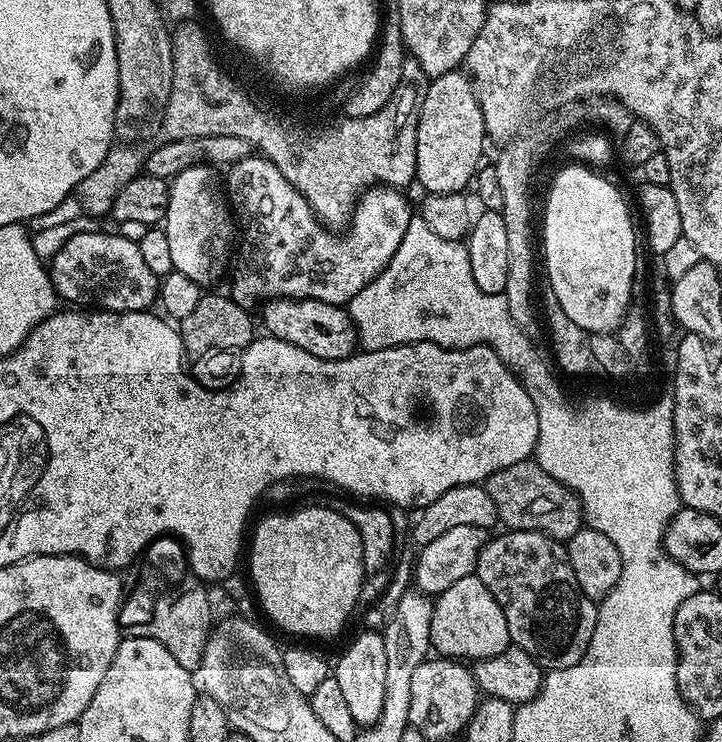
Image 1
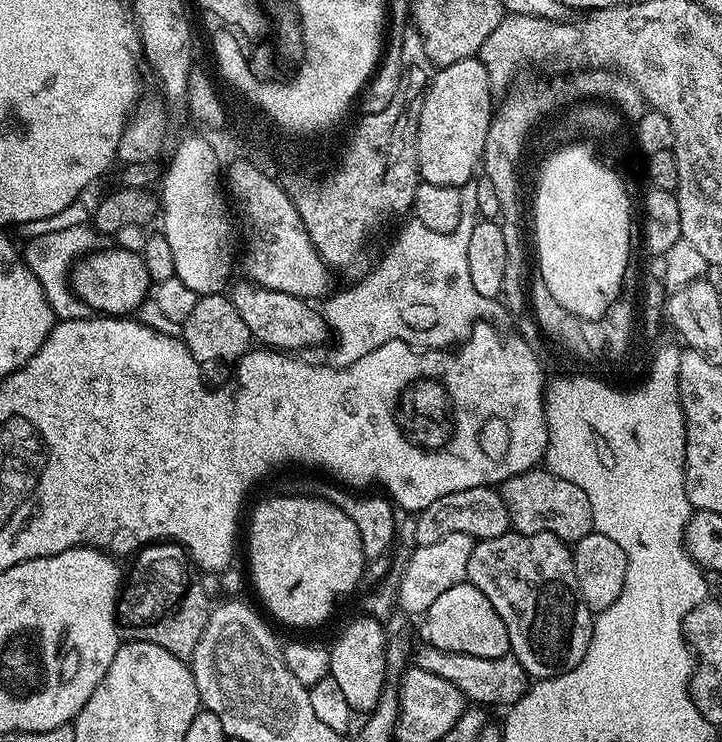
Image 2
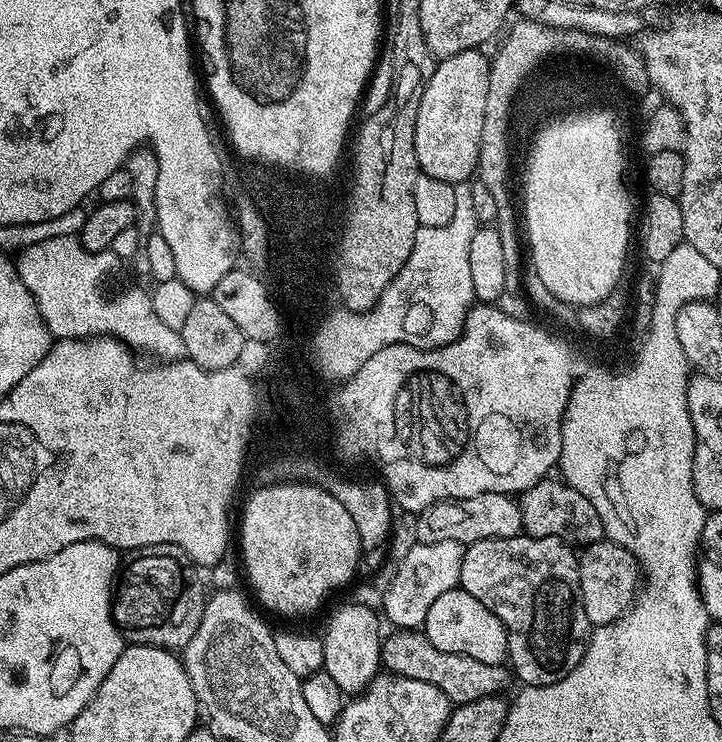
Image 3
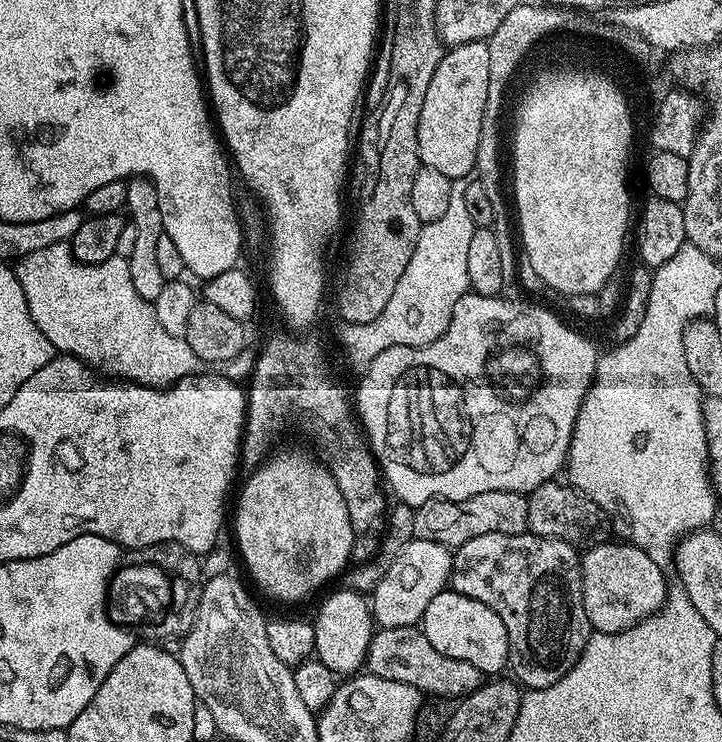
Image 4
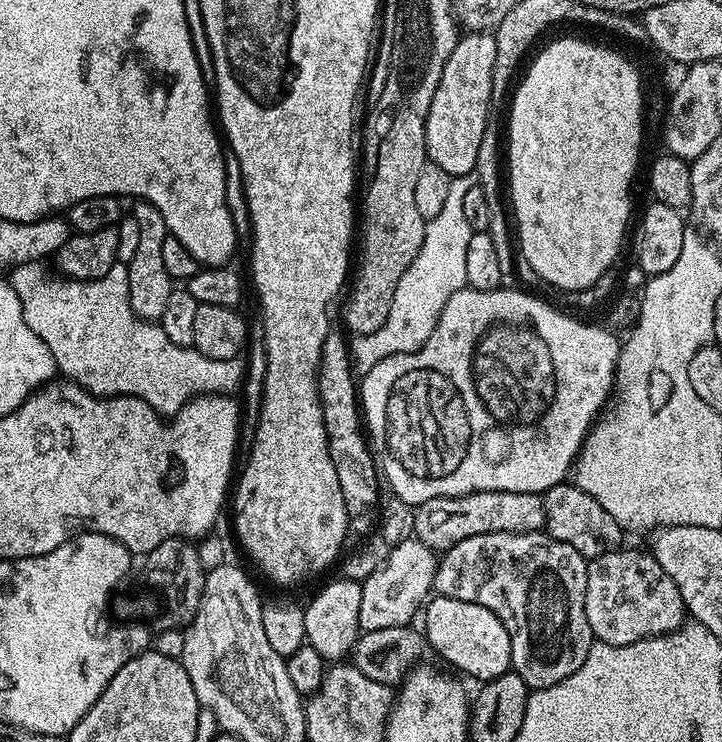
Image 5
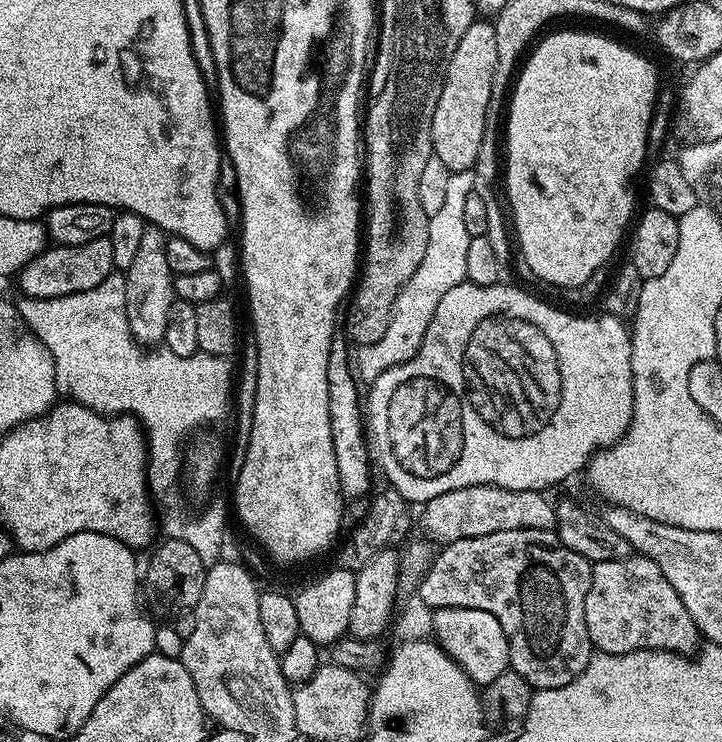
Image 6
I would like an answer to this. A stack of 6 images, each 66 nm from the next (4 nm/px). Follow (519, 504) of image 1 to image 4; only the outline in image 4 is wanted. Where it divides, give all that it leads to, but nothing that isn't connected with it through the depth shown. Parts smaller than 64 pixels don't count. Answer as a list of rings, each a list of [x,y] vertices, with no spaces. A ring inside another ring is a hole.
[[[547,480],[542,486],[538,486],[534,491],[527,493],[528,498],[528,527],[533,536],[549,536],[555,540],[561,540],[571,544],[577,550],[587,550],[595,544],[607,544],[610,540],[610,521],[608,515],[601,510],[592,500],[587,500],[580,495],[575,488],[565,486],[556,480]]]

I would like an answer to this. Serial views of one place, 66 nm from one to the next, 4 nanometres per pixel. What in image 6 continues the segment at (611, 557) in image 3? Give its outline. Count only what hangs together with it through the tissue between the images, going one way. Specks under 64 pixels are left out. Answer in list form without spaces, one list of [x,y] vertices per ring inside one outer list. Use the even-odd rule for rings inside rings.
[[[639,554],[627,556],[625,560],[597,560],[592,564],[590,590],[586,594],[586,626],[593,649],[606,654],[630,654],[647,648],[692,654],[702,640],[694,618],[690,618],[690,610],[686,610],[686,606],[682,606],[682,598],[678,598],[678,590],[666,582],[666,574],[658,570],[654,561]]]

